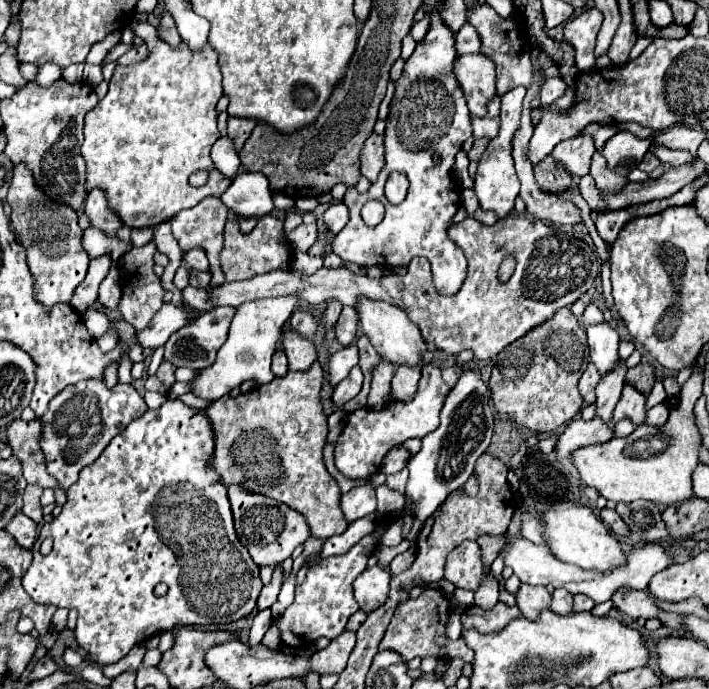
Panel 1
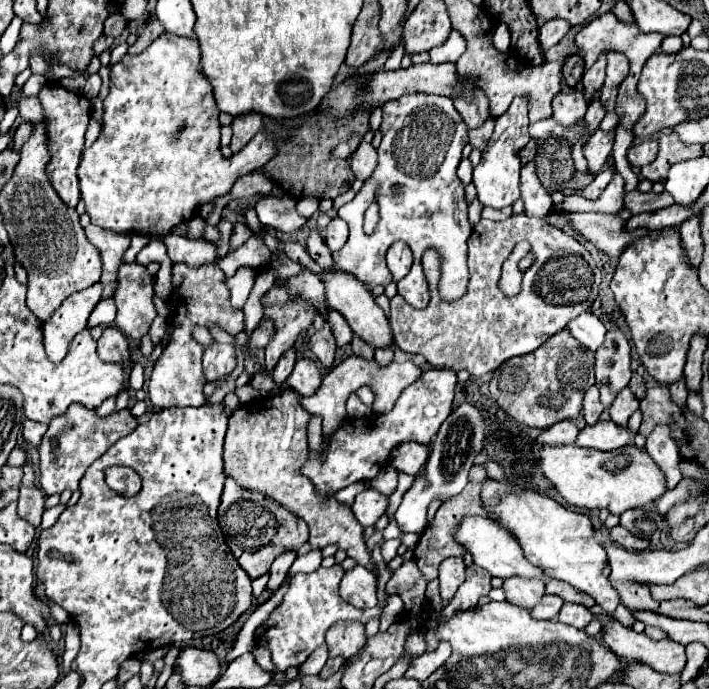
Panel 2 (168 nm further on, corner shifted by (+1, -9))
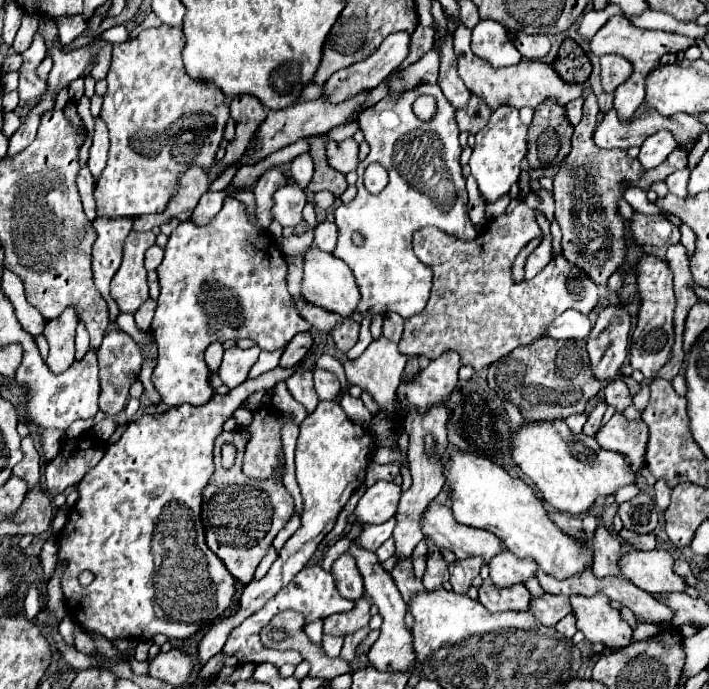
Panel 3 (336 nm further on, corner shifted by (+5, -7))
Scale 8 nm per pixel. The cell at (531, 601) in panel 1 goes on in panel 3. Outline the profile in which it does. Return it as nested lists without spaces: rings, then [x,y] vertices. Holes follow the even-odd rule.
[[[503,551],[501,555],[491,559],[489,569],[491,569],[491,581],[497,587],[509,587],[533,579],[539,567],[533,559],[517,559],[511,551]]]

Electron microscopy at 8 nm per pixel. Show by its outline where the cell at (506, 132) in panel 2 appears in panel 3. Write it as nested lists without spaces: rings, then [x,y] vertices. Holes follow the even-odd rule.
[[[503,105],[493,111],[489,123],[475,135],[475,149],[469,159],[471,175],[477,179],[479,191],[487,203],[497,201],[507,195],[511,185],[517,183],[521,173],[521,161],[527,153],[527,127],[519,119],[519,111],[515,107]]]

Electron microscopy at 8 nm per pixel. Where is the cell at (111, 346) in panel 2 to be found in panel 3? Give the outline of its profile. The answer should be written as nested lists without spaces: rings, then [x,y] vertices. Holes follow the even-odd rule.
[[[107,331],[97,349],[97,361],[99,361],[99,379],[101,379],[99,409],[107,415],[117,415],[127,405],[131,383],[137,381],[137,375],[141,369],[141,351],[127,333]]]

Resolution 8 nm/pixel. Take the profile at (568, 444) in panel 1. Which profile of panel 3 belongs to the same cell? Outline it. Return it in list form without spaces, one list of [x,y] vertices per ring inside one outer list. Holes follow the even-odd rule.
[[[615,413],[611,421],[597,431],[595,439],[607,451],[623,453],[629,459],[633,471],[639,471],[639,467],[645,461],[647,427],[641,419],[629,421],[623,417],[623,413]]]

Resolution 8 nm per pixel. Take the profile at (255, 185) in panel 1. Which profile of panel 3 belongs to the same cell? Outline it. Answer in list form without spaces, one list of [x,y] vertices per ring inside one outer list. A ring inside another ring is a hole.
[[[297,185],[281,187],[273,195],[273,207],[271,207],[273,221],[277,221],[281,227],[297,227],[303,221],[301,211],[305,203],[307,195]]]

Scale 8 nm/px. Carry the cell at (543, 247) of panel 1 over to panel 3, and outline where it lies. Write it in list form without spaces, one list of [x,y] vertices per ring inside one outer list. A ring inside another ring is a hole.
[[[519,201],[511,211],[489,219],[487,225],[473,241],[455,239],[435,227],[423,227],[413,235],[413,249],[421,263],[431,267],[433,271],[433,289],[427,307],[409,319],[405,319],[403,337],[399,341],[399,351],[409,357],[427,357],[437,359],[445,351],[457,351],[461,355],[461,365],[471,365],[475,371],[495,363],[497,359],[505,357],[517,347],[525,347],[539,339],[549,323],[557,319],[567,309],[577,309],[579,313],[587,315],[599,299],[599,287],[581,271],[577,265],[569,263],[563,253],[555,255],[553,261],[537,273],[531,281],[521,281],[519,285],[513,283],[509,269],[519,251],[526,243],[542,237],[543,231],[535,221],[535,211],[529,209],[523,201]]]

